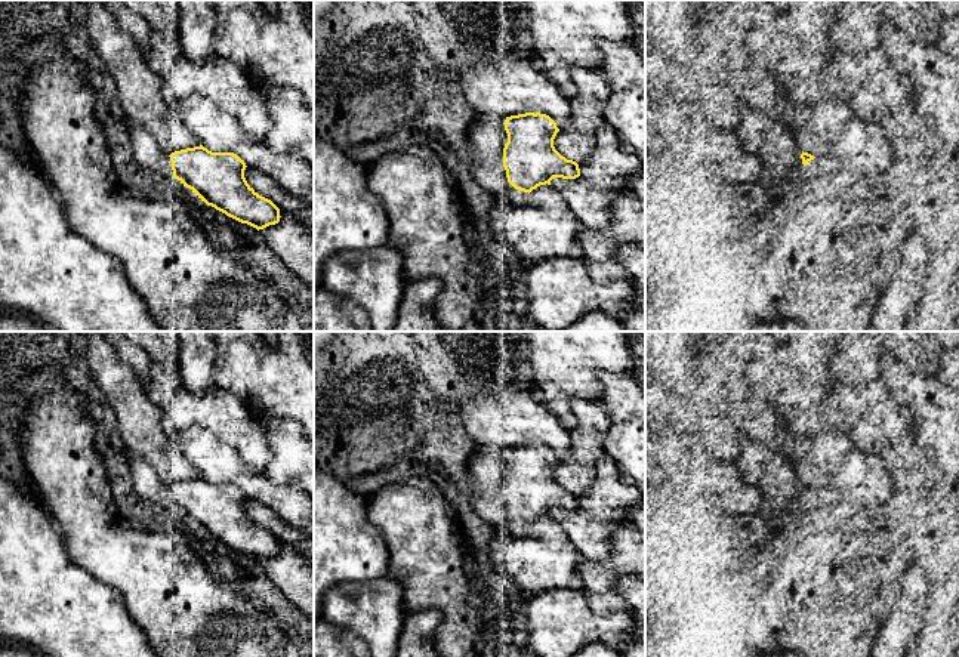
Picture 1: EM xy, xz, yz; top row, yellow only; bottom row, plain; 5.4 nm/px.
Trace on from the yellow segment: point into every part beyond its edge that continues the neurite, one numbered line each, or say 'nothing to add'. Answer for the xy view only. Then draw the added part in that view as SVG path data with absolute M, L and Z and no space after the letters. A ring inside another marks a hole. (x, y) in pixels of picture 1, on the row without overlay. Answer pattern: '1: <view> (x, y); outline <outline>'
1: xy (148, 486); outline M129 456L129 469L133 479L133 490L141 500L157 505L164 512L173 511L172 493L163 482L158 472L142 457Z

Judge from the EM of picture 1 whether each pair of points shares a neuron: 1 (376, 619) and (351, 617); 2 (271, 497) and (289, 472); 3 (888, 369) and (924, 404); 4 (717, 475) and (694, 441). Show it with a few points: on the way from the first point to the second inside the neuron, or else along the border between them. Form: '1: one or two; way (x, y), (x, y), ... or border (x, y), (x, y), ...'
1: one; way (370, 617), (357, 617)
2: two; border (264, 475), (274, 483), (293, 484), (298, 489)
3: one; way (897, 378), (915, 395)
4: one; way (708, 466), (700, 459), (697, 450)

